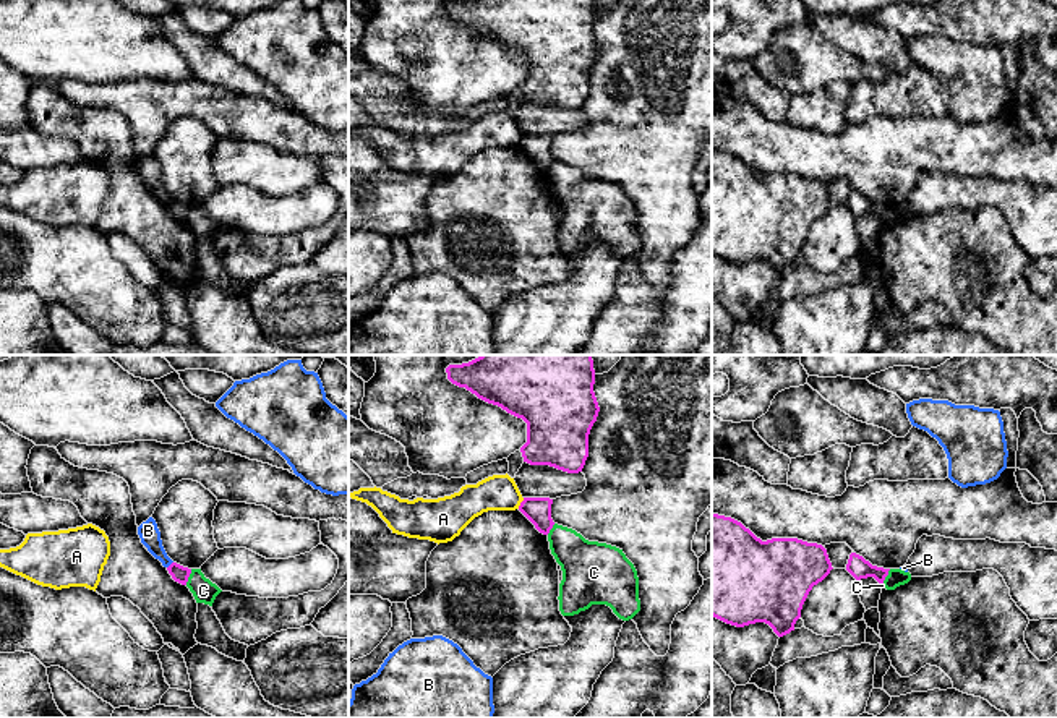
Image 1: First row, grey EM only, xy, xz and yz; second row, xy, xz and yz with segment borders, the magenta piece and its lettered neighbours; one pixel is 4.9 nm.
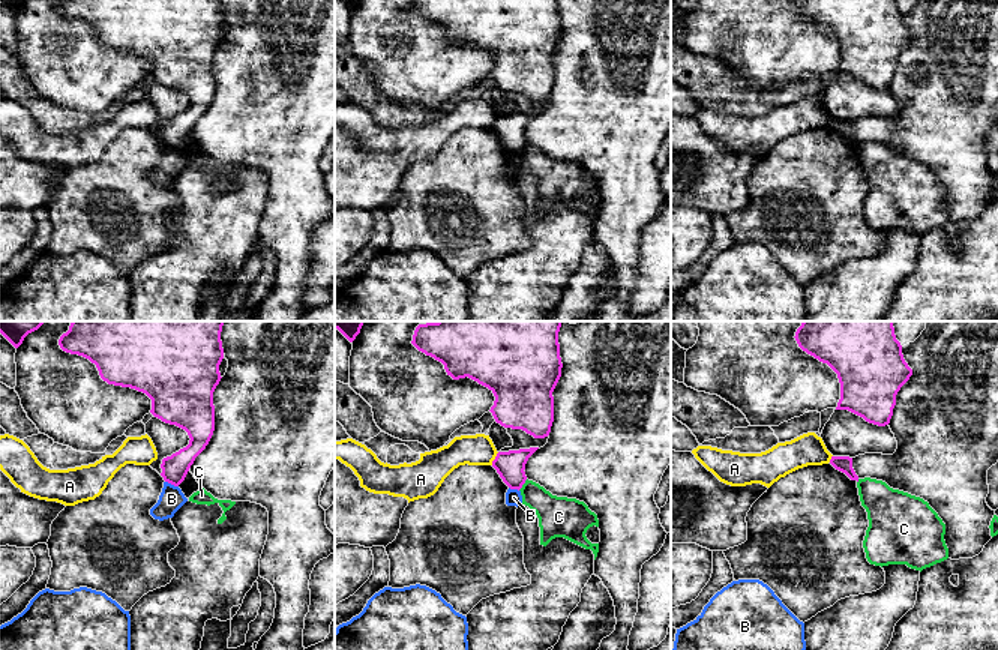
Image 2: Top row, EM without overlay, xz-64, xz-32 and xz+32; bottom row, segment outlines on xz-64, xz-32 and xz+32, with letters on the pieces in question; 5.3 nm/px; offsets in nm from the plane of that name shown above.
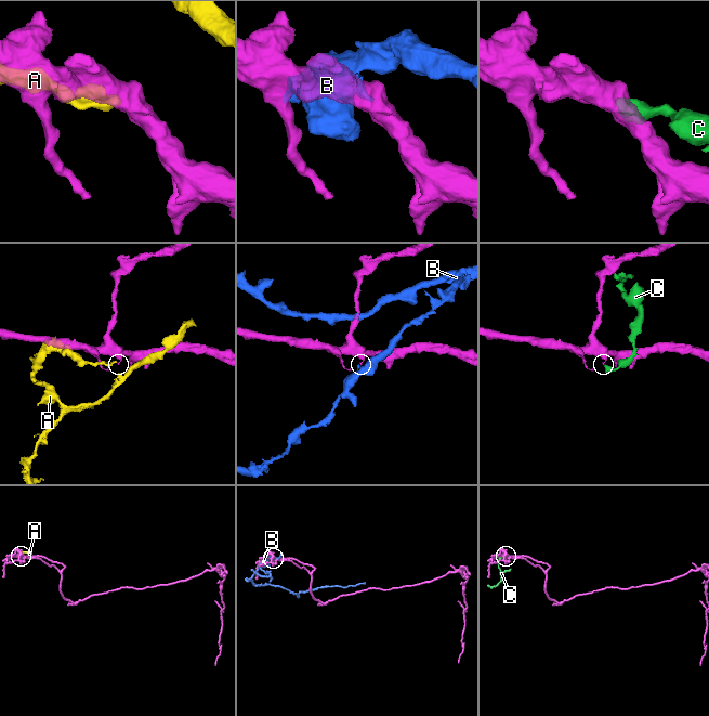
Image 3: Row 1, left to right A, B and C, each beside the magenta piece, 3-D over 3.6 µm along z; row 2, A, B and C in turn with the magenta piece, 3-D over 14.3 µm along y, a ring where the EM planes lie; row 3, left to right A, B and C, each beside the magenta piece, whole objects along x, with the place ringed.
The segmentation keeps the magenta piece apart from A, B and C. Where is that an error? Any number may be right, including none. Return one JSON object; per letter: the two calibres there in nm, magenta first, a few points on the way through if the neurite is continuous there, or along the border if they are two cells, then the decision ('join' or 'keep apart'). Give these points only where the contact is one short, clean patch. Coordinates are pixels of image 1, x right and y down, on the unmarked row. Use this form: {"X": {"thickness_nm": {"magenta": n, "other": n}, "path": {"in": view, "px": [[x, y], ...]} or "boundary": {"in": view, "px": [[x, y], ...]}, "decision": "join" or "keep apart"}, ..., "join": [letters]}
{"A": {"thickness_nm": {"magenta": 130, "other": 180}, "boundary": {"in": "xz", "px": [[524, 135], [517, 145]]}, "decision": "keep apart"}, "B": {"thickness_nm": {"magenta": 90, "other": 100}, "boundary": {"in": "xy", "px": [[172, 198], [167, 205]]}, "decision": "keep apart"}, "C": {"thickness_nm": {"magenta": 100, "other": 90}, "boundary": {"in": "yz", "px": [[890, 206], [882, 222]]}, "decision": "keep apart"}, "join": []}

